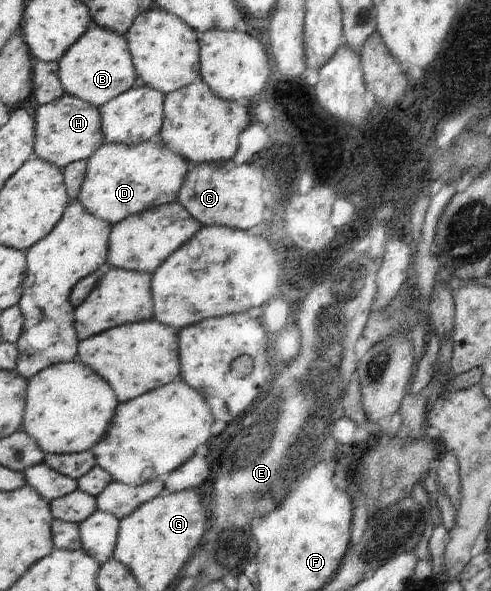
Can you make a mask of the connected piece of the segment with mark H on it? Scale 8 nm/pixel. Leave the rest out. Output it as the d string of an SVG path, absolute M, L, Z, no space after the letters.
M66 93L52 103L39 106L35 116L38 125L38 153L35 153L35 157L42 158L64 171L67 192L72 200L77 200L88 173L88 160L106 142L101 108L74 94Z

